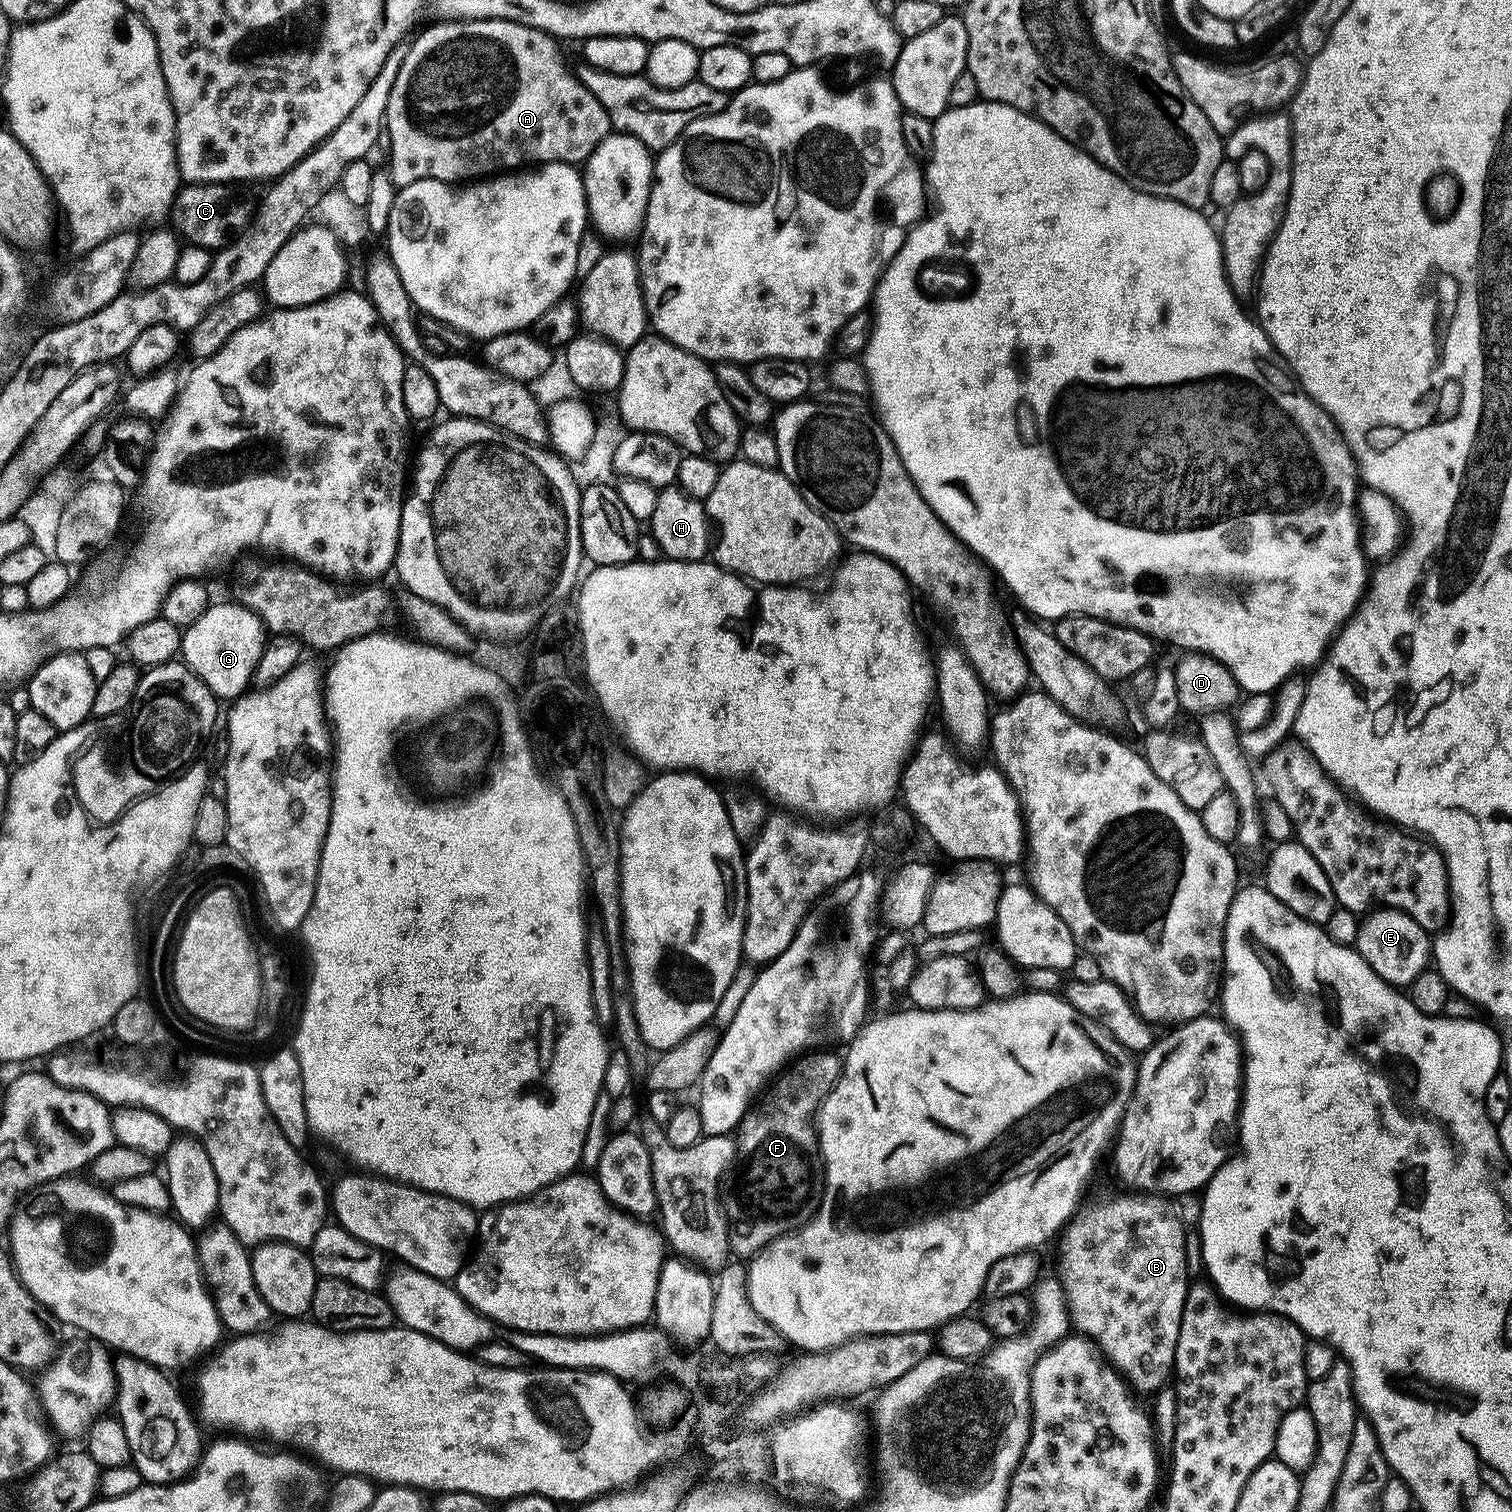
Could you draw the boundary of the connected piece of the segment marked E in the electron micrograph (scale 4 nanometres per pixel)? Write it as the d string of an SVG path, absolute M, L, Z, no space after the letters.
M1377 907L1361 919L1354 946L1379 977L1397 989L1404 990L1427 969L1432 956L1431 941L1430 934L1417 927L1402 910Z

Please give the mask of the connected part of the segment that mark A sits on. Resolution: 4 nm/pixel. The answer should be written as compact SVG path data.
M450 20L447 22L439 22L433 28L428 28L416 41L412 44L412 49L403 53L404 61L401 64L401 68L398 70L397 77L394 81L393 89L390 90L389 104L386 115L386 140L392 143L392 168L390 167L390 175L392 183L397 189L410 186L414 182L419 180L443 180L445 182L472 182L477 178L488 178L493 174L503 173L505 170L520 170L525 166L543 166L545 164L570 164L573 166L580 166L587 161L591 156L592 151L599 146L601 142L613 131L612 122L606 110L602 106L602 102L587 88L587 86L581 80L581 77L575 72L572 73L568 69L568 64L564 61L564 56L560 53L561 45L557 43L553 37L548 36L544 32L534 30L530 26L522 26L518 22L510 22L509 20Z

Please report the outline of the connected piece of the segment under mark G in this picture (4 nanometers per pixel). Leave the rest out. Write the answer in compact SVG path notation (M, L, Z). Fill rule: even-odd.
M237 602L213 603L189 628L182 632L182 660L196 671L196 676L216 696L239 698L245 695L248 683L253 683L256 667L264 653L266 629L264 621L252 611Z

